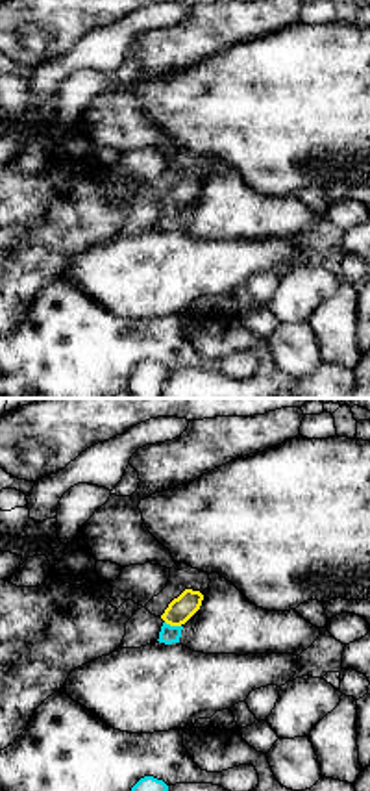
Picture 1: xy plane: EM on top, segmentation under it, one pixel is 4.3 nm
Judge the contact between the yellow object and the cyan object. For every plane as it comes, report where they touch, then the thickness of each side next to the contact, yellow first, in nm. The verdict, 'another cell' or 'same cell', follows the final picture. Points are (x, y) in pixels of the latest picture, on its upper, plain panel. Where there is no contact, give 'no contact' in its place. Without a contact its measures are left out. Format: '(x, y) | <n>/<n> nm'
(172, 210) | 110/80 nm

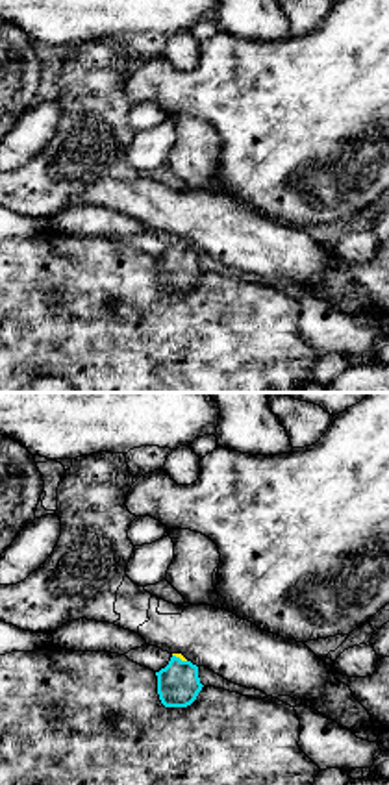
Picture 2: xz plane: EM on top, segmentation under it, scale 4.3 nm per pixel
(180, 243) | 20/190 nm

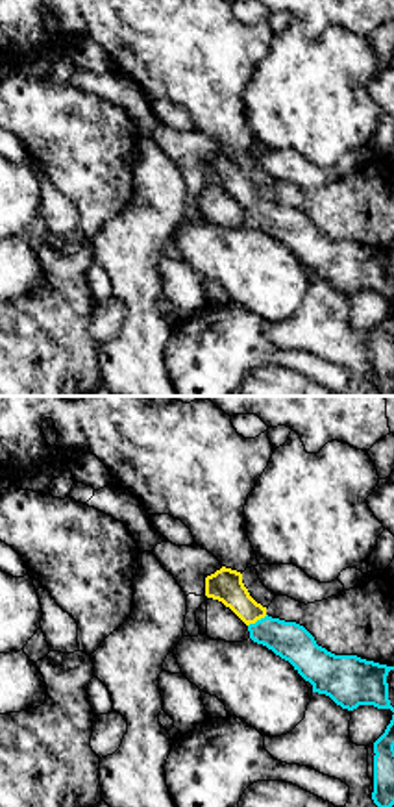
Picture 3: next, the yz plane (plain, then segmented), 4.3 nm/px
(258, 204) | 150/160 nm

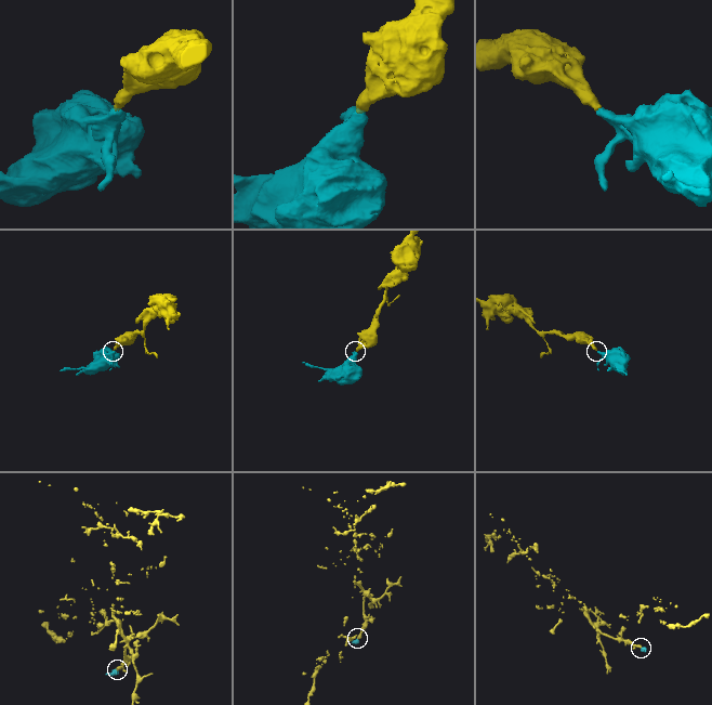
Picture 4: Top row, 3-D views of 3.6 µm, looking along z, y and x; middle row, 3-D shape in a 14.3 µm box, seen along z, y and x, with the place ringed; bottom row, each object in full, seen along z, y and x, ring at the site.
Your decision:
same cell

